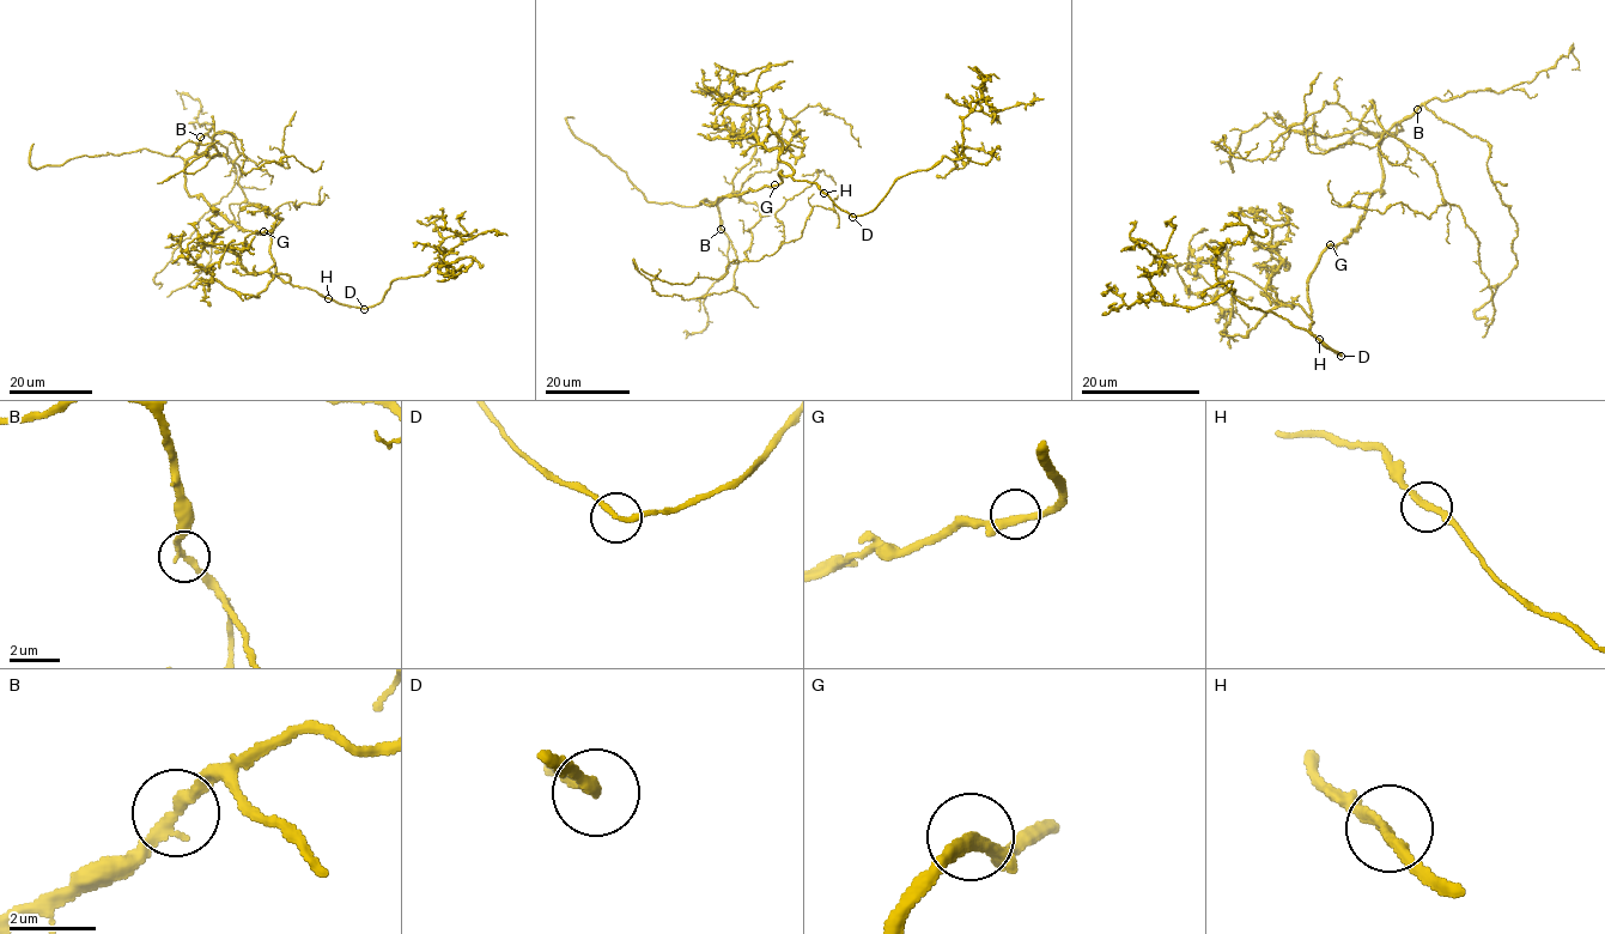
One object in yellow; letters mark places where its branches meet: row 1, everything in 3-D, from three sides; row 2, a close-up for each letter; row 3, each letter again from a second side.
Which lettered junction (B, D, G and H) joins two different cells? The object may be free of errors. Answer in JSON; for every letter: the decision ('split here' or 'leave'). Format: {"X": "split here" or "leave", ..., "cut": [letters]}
{"B": "leave", "D": "leave", "G": "leave", "H": "leave", "cut": []}

